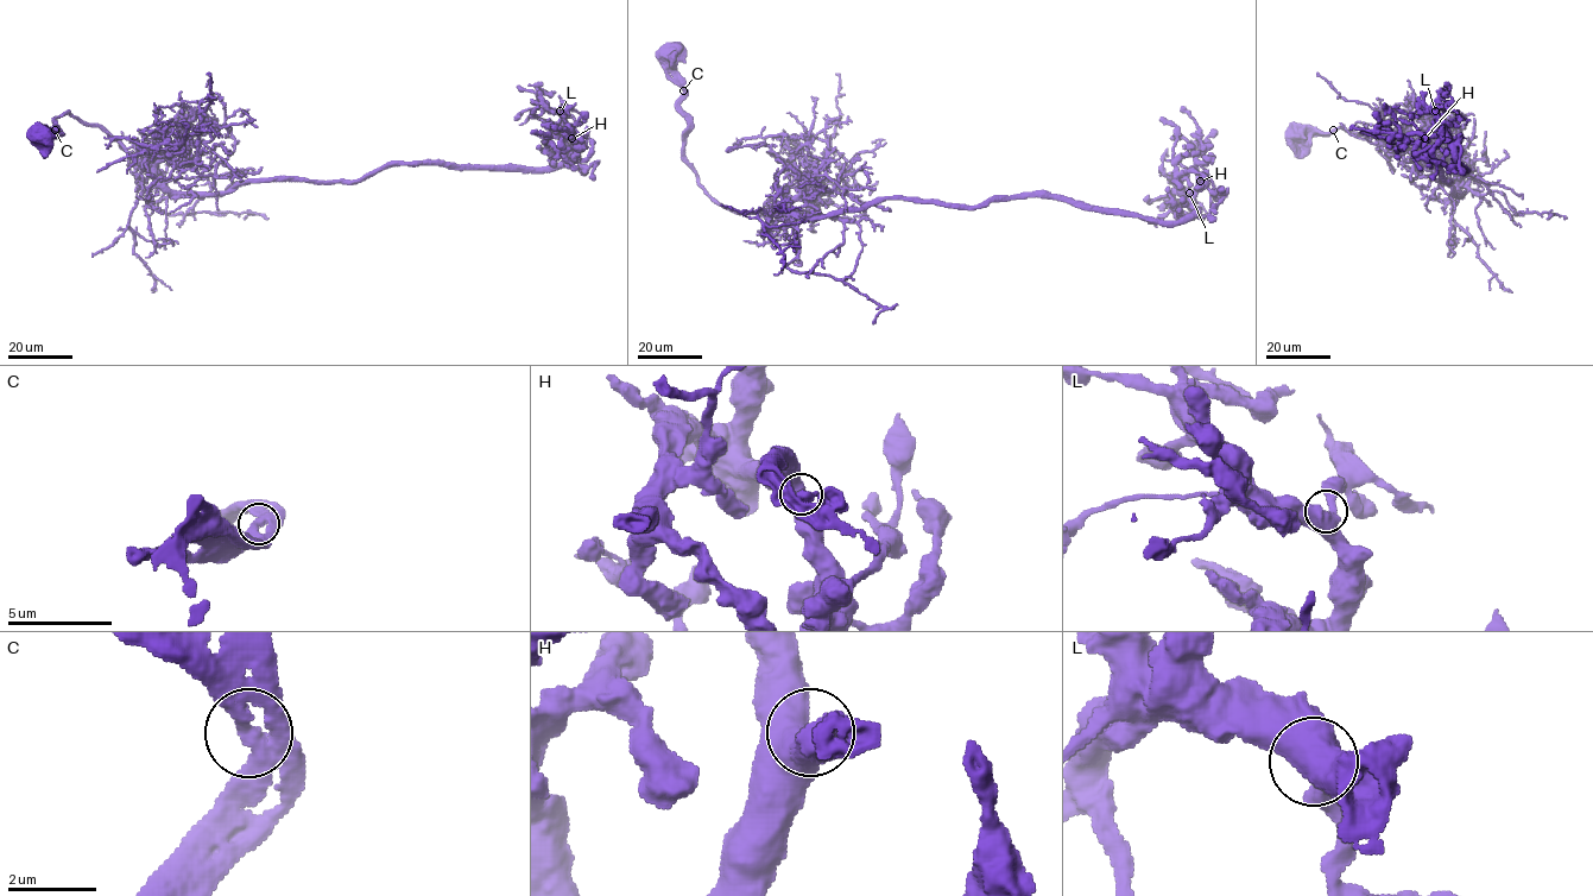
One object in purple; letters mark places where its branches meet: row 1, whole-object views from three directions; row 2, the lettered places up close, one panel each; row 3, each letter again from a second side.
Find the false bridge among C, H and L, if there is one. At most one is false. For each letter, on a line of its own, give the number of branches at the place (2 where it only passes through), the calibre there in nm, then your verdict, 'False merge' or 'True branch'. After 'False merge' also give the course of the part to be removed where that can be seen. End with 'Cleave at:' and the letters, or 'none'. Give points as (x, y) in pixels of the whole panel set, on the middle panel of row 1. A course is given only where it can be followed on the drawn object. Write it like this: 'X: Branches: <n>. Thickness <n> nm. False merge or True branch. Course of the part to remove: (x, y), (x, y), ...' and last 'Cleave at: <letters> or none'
C: Branches: 2. Thickness 500 nm. True branch
H: Branches: 2. Thickness 550 nm. True branch
L: Branches: 2. Thickness 600 nm. True branch
Cleave at: none

